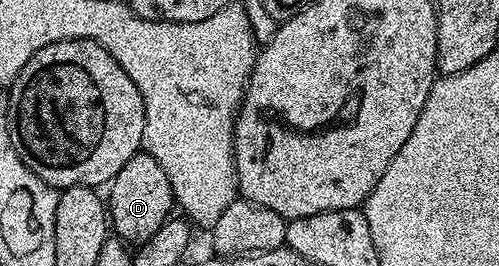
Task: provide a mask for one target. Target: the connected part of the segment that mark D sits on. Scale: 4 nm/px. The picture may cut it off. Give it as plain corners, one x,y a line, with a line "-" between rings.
139,151
113,176
107,192
107,212
111,229
116,236
126,243
144,243
163,227
175,209
171,183
167,183
167,171
151,159
151,155

